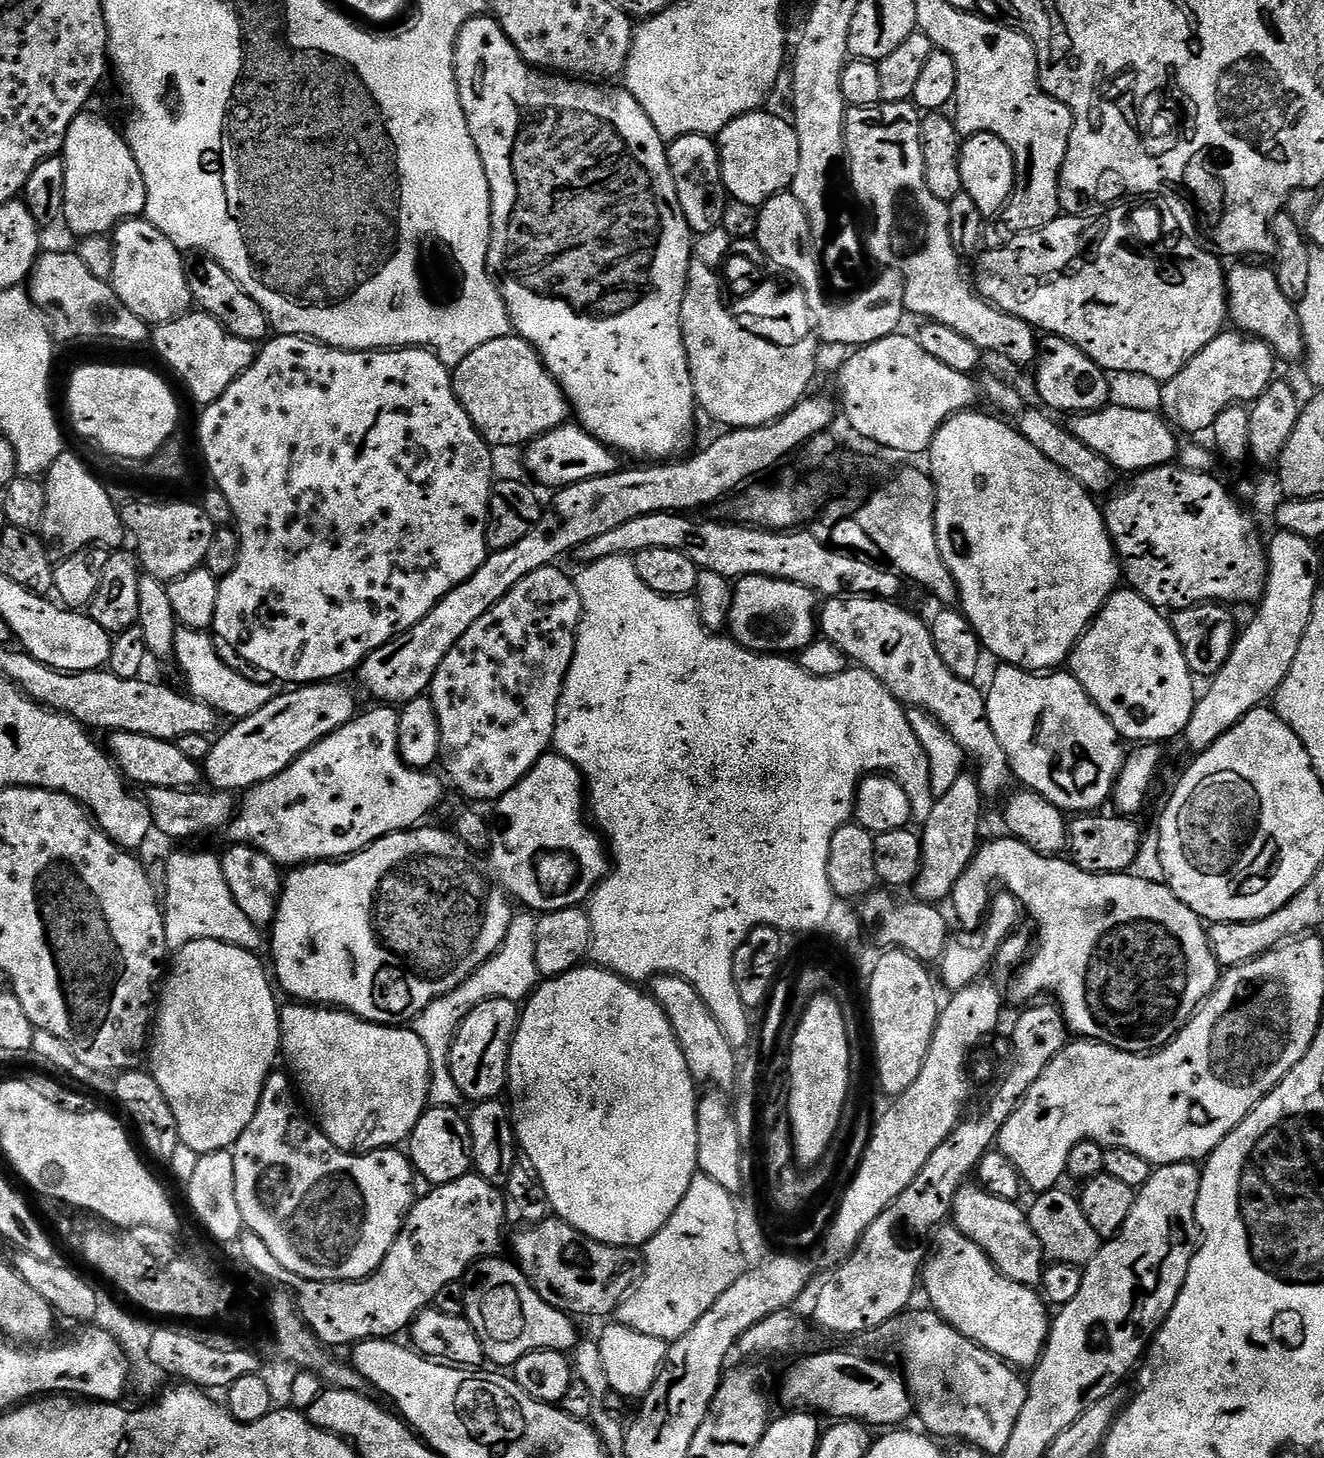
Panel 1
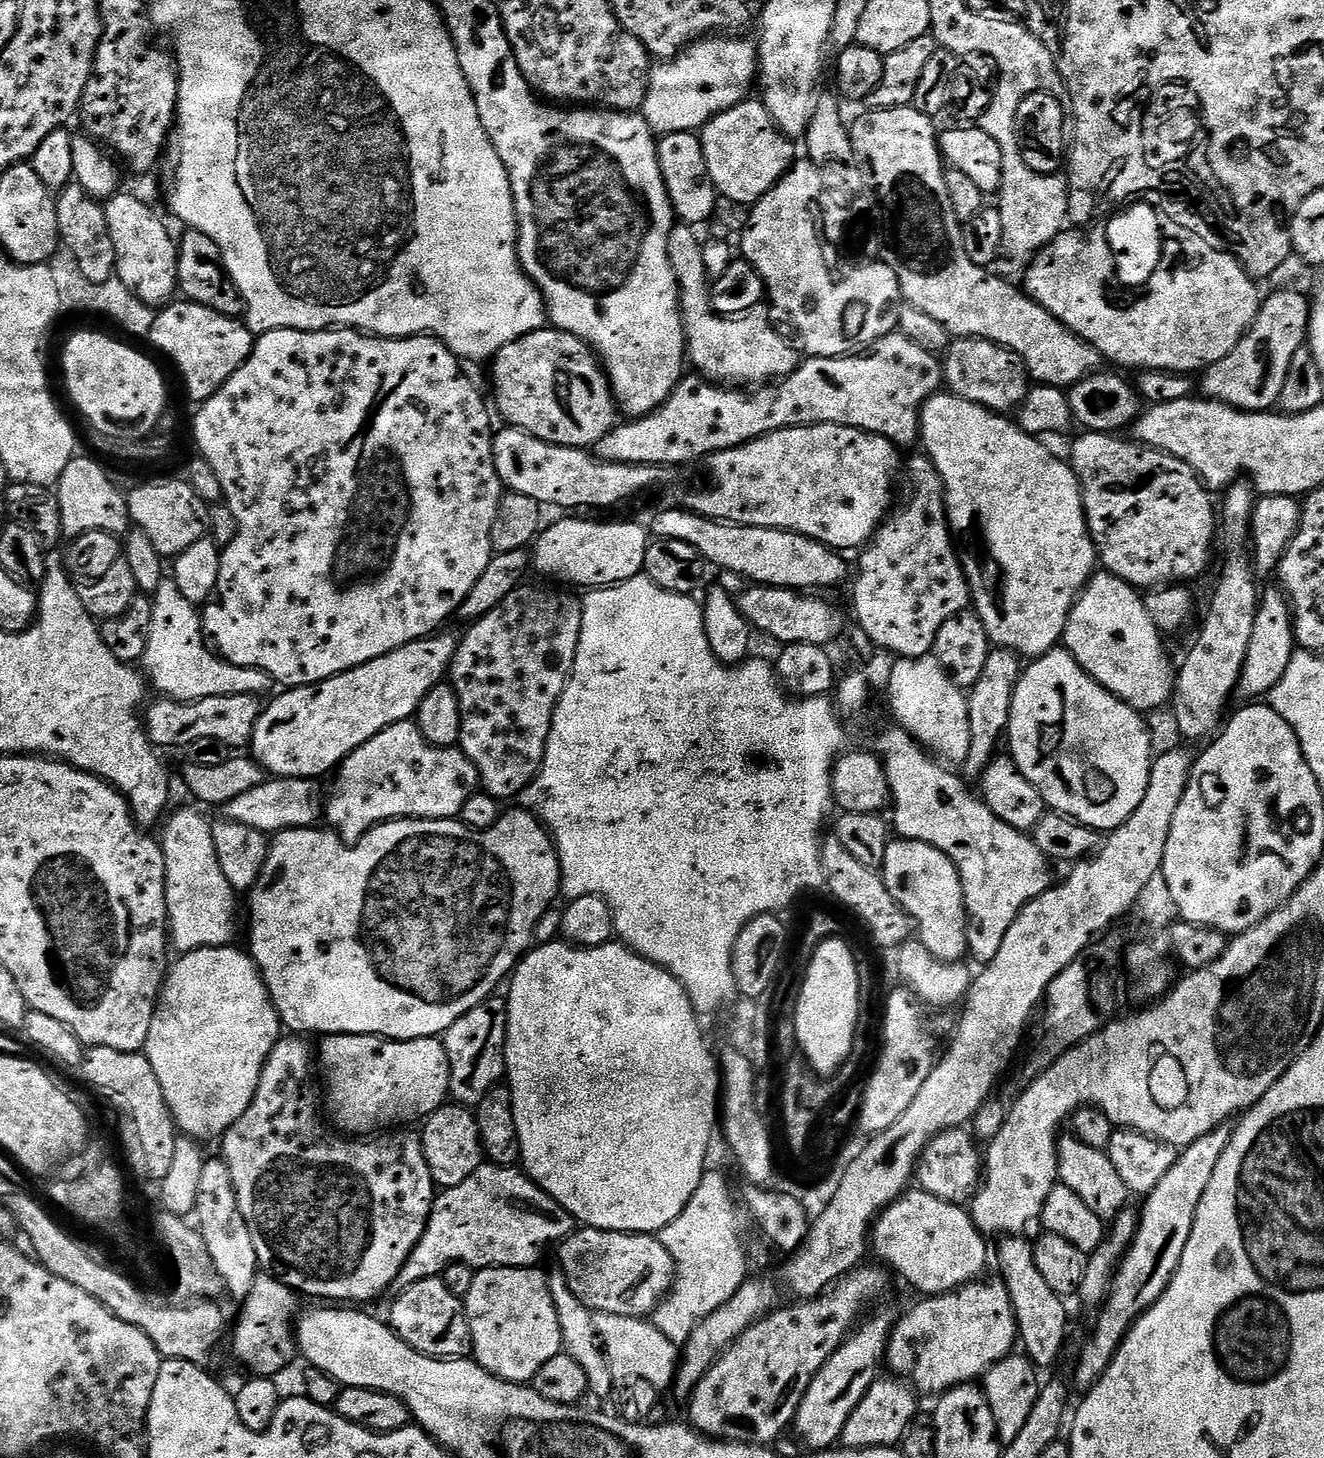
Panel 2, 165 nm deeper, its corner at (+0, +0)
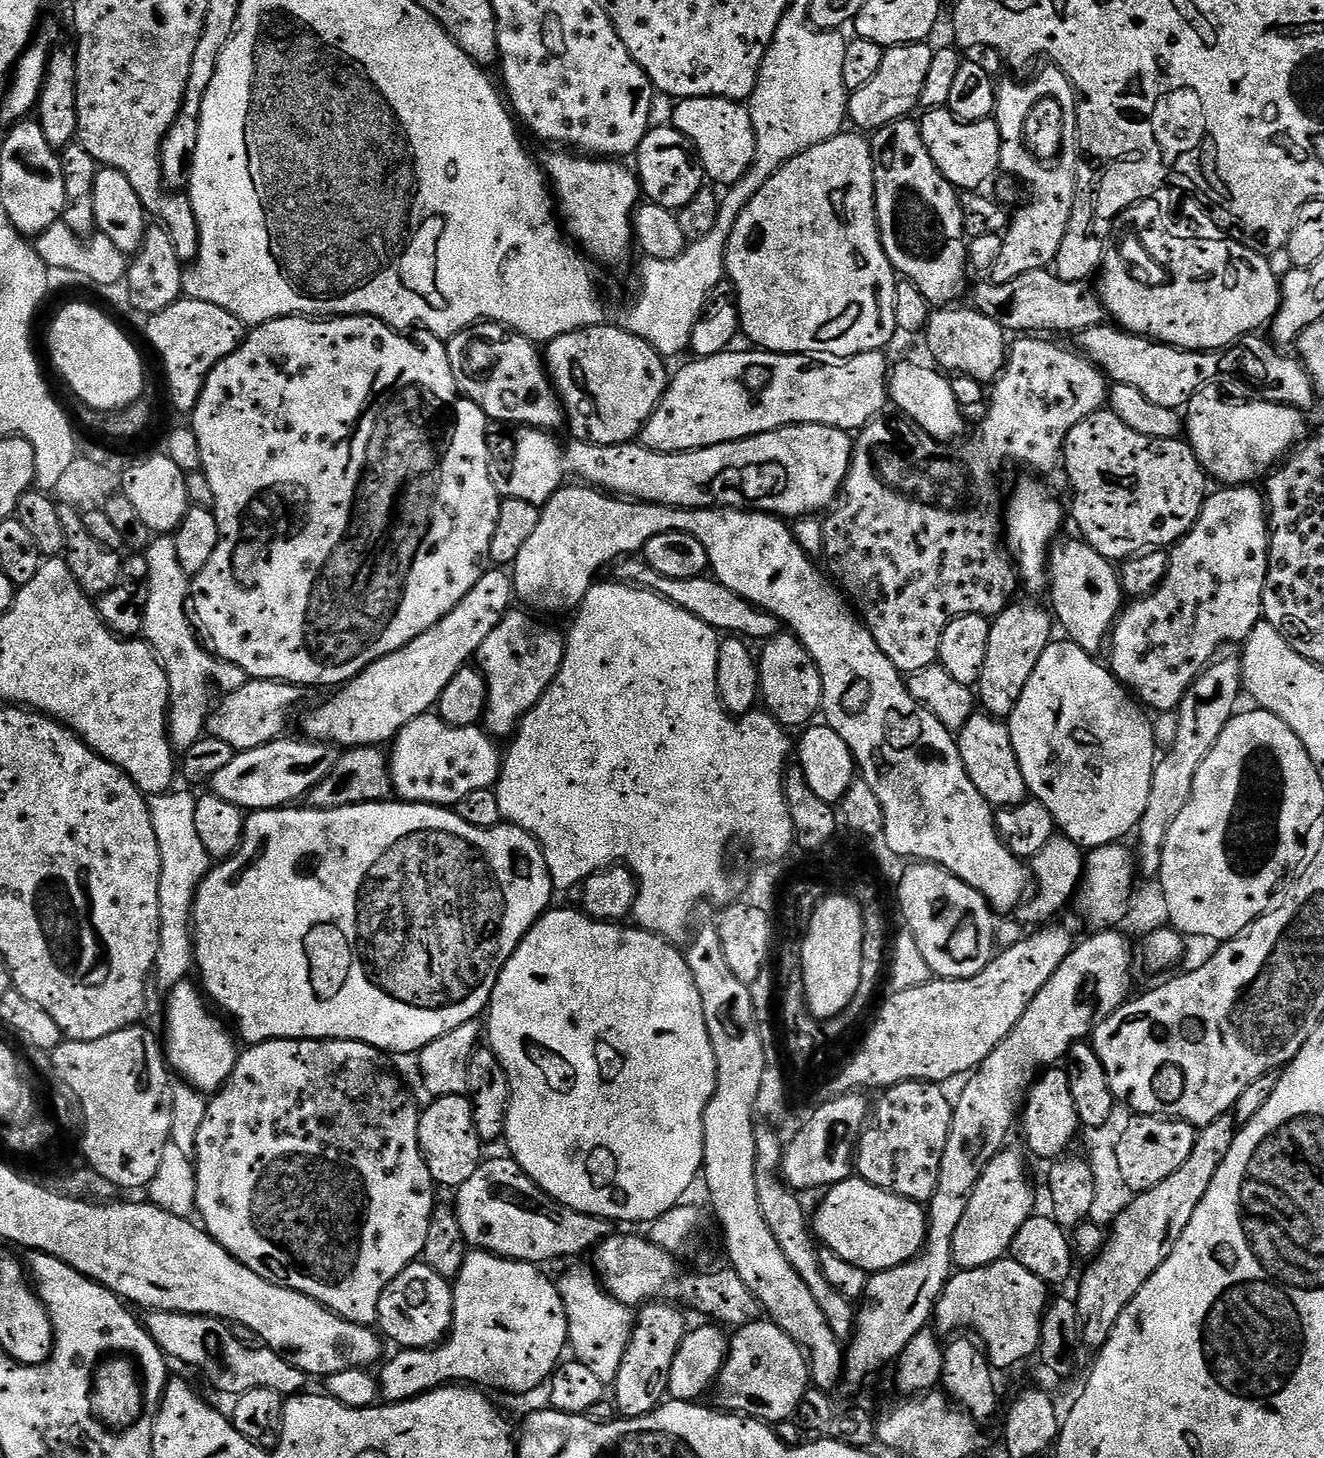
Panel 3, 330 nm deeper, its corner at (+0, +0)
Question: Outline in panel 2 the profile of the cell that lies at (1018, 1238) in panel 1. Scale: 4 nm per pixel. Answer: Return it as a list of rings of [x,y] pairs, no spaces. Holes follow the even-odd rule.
[[[1008,1234],[1003,1237],[1004,1240],[997,1248],[994,1248],[994,1260],[1000,1263],[1000,1272],[1002,1283],[1008,1288],[1008,1293],[1014,1306],[1016,1315],[1016,1330],[1018,1333],[1019,1343],[1022,1345],[1023,1355],[1027,1356],[1037,1369],[1045,1370],[1060,1356],[1060,1351],[1064,1348],[1064,1339],[1068,1336],[1068,1308],[1065,1297],[1054,1294],[1050,1290],[1049,1284],[1042,1278],[1038,1266],[1034,1266],[1034,1250],[1032,1249],[1033,1241],[1023,1240],[1025,1237],[1020,1234]]]

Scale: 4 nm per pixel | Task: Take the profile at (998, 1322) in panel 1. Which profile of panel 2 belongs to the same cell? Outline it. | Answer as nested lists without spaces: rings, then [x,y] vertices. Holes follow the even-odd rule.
[[[919,1190],[905,1191],[903,1196],[893,1200],[875,1217],[870,1229],[871,1251],[873,1248],[893,1273],[896,1271],[910,1287],[917,1288],[925,1297],[942,1295],[977,1279],[988,1260],[990,1264],[990,1248],[984,1245],[984,1240],[985,1237],[974,1226],[967,1207],[942,1202],[942,1198],[934,1198],[934,1194]]]

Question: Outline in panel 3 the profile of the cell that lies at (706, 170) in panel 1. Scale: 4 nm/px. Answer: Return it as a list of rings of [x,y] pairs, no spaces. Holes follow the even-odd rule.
[[[665,126],[665,128],[649,127],[647,134],[642,138],[639,148],[634,153],[635,171],[643,192],[651,203],[679,210],[705,187],[706,177],[704,168],[700,164],[700,156],[696,147],[688,141],[676,128]]]

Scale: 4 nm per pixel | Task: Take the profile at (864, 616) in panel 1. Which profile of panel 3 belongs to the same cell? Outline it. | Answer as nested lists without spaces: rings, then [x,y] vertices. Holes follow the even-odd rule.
[[[640,558],[625,559],[615,565],[614,571],[617,581],[637,588],[646,588],[649,592],[657,592],[663,600],[684,608],[686,614],[694,614],[694,618],[710,625],[717,633],[731,634],[736,638],[747,638],[749,641],[757,640],[757,642],[781,635],[782,625],[775,616],[763,612],[761,608],[755,608],[750,602],[746,602],[746,598],[734,594],[734,590],[722,586],[711,575],[705,574],[698,578],[666,578]]]

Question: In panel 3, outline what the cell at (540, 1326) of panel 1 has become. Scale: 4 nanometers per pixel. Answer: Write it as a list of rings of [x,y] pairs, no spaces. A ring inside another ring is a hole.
[[[479,1250],[469,1251],[466,1262],[462,1270],[456,1276],[454,1287],[452,1289],[454,1298],[454,1314],[452,1315],[452,1331],[448,1333],[446,1339],[437,1344],[434,1348],[405,1348],[397,1351],[397,1356],[392,1356],[388,1361],[383,1361],[384,1369],[378,1372],[380,1381],[380,1394],[387,1403],[401,1404],[407,1400],[418,1398],[422,1394],[432,1392],[436,1388],[442,1388],[451,1385],[453,1382],[463,1382],[468,1386],[475,1386],[480,1390],[489,1390],[488,1388],[497,1388],[500,1392],[532,1392],[540,1383],[547,1381],[552,1373],[556,1371],[561,1363],[560,1355],[566,1352],[569,1347],[568,1342],[568,1323],[566,1322],[566,1310],[562,1306],[559,1287],[549,1276],[542,1274],[539,1267],[534,1264],[526,1264],[522,1260],[506,1260],[502,1256],[493,1256],[490,1252]]]

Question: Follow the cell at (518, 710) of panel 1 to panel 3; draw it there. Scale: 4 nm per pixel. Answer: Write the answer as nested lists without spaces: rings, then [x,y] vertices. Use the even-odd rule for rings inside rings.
[[[509,610],[504,615],[474,657],[475,667],[483,674],[488,691],[488,707],[484,709],[482,727],[500,742],[515,736],[520,721],[540,701],[542,694],[546,694],[564,661],[565,637],[561,633],[559,636],[550,625],[535,620],[540,618],[531,611],[516,611]]]

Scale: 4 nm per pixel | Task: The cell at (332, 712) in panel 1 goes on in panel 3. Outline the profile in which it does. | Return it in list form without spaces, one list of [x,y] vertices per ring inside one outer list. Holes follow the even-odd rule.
[[[504,570],[485,571],[478,586],[446,618],[418,634],[402,650],[378,658],[378,662],[353,680],[337,687],[324,706],[320,704],[309,711],[302,720],[303,735],[313,742],[327,742],[344,750],[387,745],[414,718],[431,713],[439,705],[442,690],[446,690],[450,678],[475,657],[482,642],[486,642],[513,604],[511,575]]]

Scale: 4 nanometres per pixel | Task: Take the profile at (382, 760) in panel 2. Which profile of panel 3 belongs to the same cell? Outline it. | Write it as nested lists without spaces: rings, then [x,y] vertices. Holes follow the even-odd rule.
[[[436,714],[414,718],[390,744],[395,795],[410,804],[454,806],[474,790],[492,788],[502,763],[501,749],[499,752],[496,747],[497,741],[483,727],[455,728]]]

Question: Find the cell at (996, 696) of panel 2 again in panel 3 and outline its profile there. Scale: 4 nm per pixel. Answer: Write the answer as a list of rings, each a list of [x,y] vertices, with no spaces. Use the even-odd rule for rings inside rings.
[[[1013,602],[991,621],[990,643],[986,645],[986,662],[982,662],[982,674],[978,685],[978,704],[990,716],[1007,718],[1012,715],[1042,650],[1053,639],[1054,620],[1047,607]]]

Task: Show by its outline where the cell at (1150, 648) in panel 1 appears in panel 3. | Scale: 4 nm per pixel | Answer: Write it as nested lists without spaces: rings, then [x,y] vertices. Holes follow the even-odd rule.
[[[1057,539],[1050,549],[1050,608],[1055,623],[1064,627],[1063,635],[1082,650],[1096,654],[1103,644],[1105,647],[1122,611],[1120,577],[1113,561],[1102,558],[1102,554],[1084,543],[1083,539],[1064,539]]]

